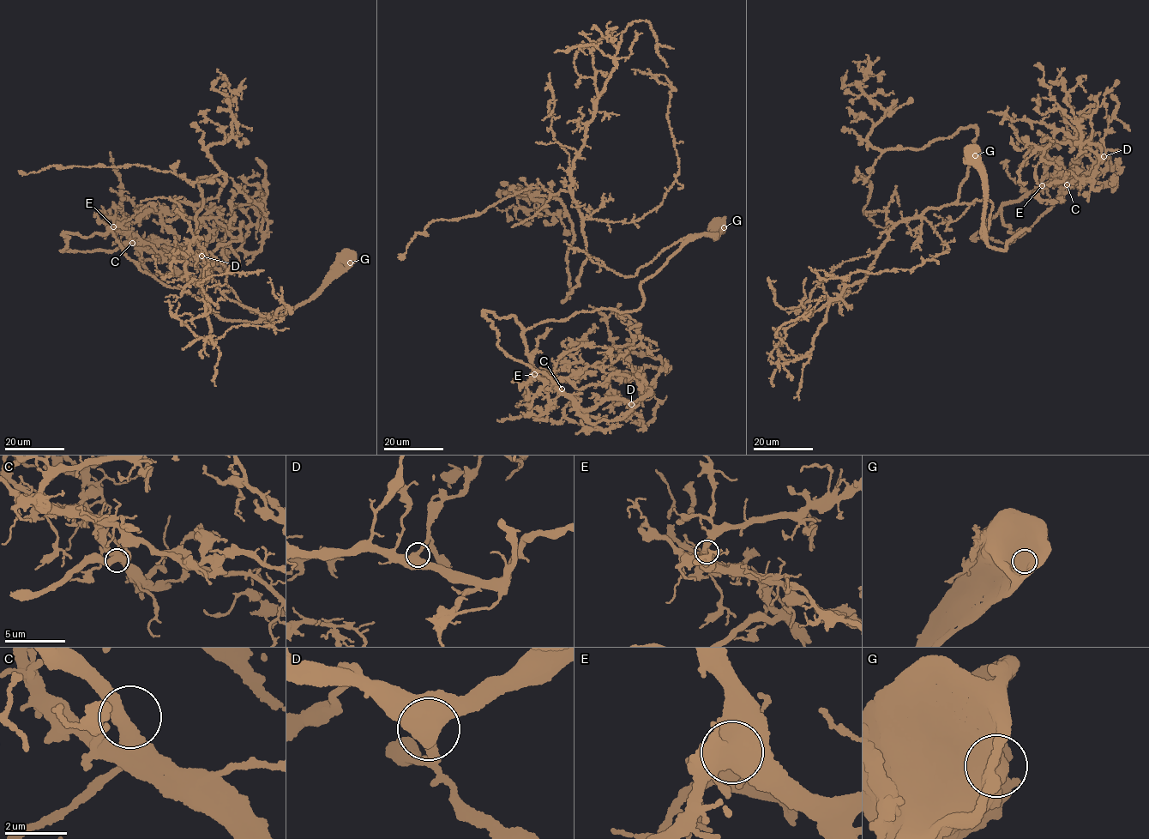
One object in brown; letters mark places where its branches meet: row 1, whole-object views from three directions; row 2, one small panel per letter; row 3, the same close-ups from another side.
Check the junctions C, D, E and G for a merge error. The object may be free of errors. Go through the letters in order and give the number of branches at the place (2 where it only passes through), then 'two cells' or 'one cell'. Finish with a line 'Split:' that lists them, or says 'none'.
C: 2 | one cell
D: 2 | one cell
E: 2 | one cell
G: 1 | two cells
Split: G

